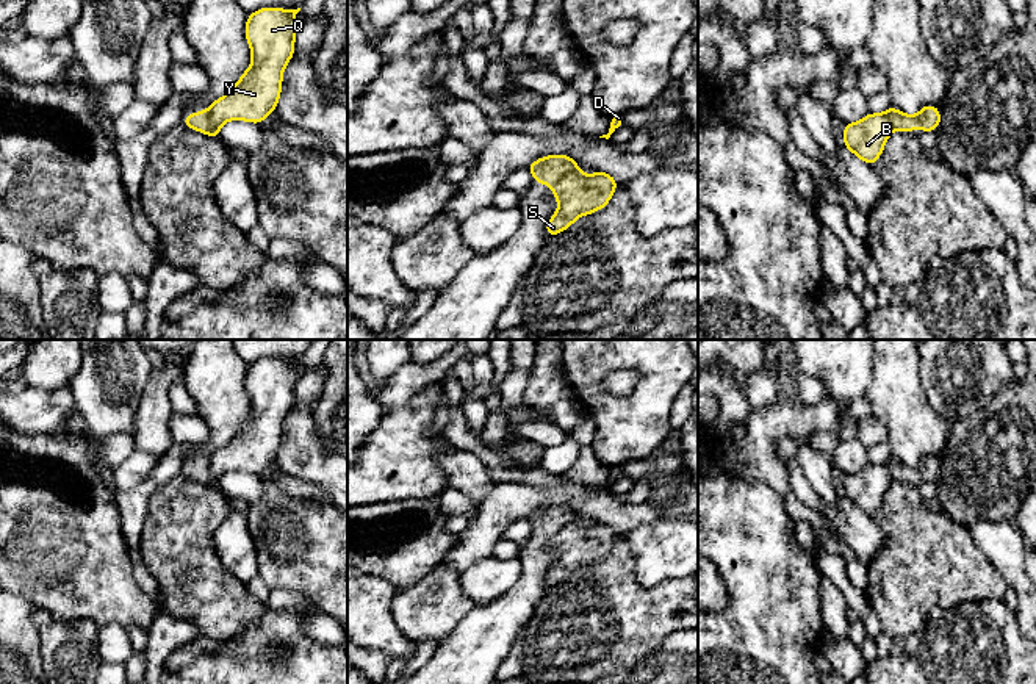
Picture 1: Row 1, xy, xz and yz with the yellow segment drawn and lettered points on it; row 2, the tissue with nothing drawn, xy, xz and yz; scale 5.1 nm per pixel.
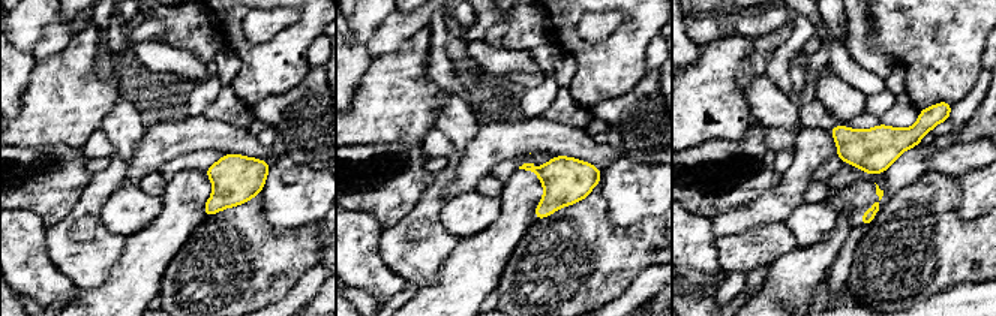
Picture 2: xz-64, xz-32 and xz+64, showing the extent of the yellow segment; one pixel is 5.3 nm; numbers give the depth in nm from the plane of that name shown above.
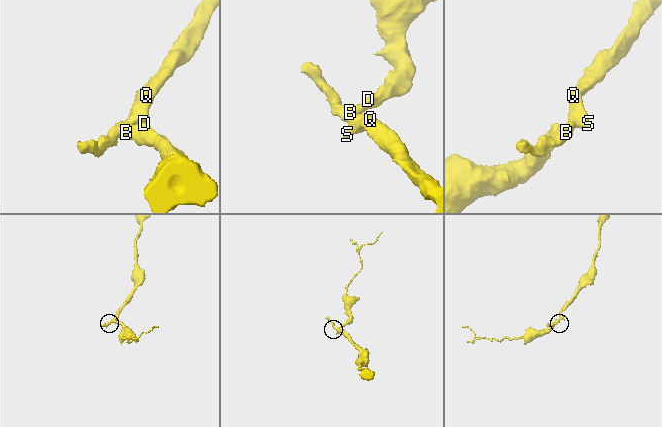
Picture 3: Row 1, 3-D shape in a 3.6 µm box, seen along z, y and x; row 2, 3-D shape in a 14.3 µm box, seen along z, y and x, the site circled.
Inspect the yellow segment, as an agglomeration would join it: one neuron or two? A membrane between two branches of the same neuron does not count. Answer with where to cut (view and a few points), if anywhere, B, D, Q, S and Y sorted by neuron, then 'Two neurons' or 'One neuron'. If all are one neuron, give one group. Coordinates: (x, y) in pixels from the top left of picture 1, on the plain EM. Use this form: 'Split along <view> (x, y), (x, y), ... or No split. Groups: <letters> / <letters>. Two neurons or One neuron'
Split along xz (578, 517), (553, 537). Groups: B D / Q S Y. Two neurons

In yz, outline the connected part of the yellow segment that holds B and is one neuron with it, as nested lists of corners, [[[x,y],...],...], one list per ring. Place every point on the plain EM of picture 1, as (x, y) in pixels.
[[[869,463],[862,471],[845,474],[844,496],[867,515],[873,517],[880,509],[892,476],[886,463]]]

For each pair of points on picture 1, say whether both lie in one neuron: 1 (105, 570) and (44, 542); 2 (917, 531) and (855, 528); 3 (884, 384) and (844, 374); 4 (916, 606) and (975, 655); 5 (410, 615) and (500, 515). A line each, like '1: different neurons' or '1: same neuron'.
1: same neuron
2: different neurons
3: different neurons
4: different neurons
5: different neurons

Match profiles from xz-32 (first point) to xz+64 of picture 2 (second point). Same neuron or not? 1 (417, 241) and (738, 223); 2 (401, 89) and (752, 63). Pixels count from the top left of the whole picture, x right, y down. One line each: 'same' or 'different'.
1: different
2: different

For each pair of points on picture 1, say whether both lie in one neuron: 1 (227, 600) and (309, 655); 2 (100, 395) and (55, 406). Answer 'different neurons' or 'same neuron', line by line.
1: different neurons
2: different neurons

